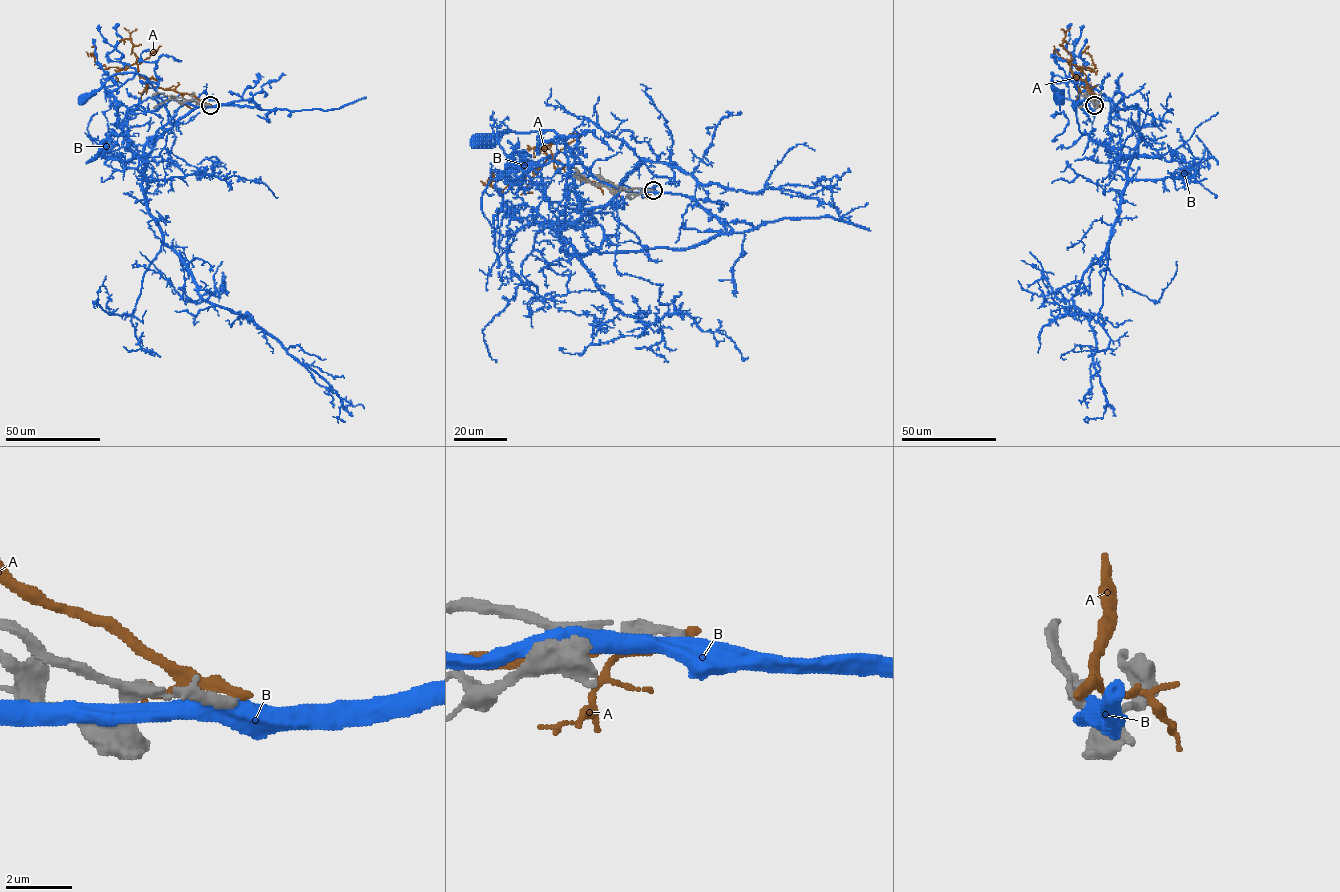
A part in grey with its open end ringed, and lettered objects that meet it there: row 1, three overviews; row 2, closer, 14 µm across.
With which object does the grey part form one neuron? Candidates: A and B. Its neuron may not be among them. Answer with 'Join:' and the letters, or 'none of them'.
Join: none of them

